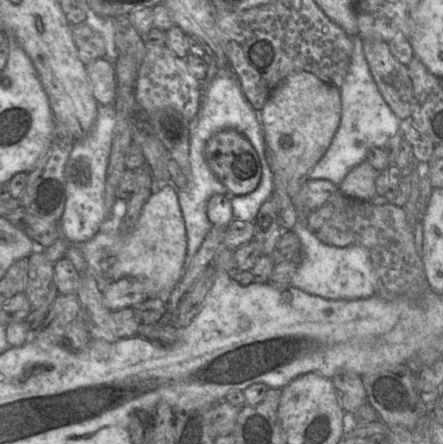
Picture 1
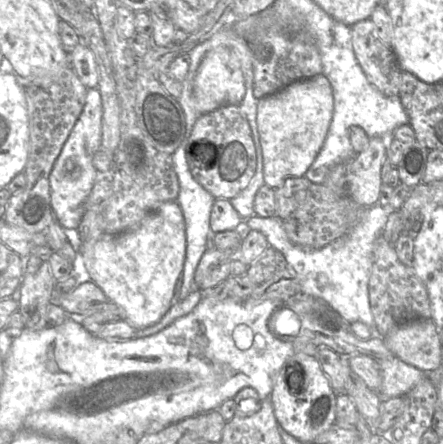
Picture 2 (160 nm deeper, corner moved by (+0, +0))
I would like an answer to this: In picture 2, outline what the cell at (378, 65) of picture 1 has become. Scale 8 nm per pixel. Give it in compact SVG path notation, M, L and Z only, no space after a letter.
M370 18L357 22L351 30L355 56L369 82L385 96L399 96L403 70L392 46L380 39Z

